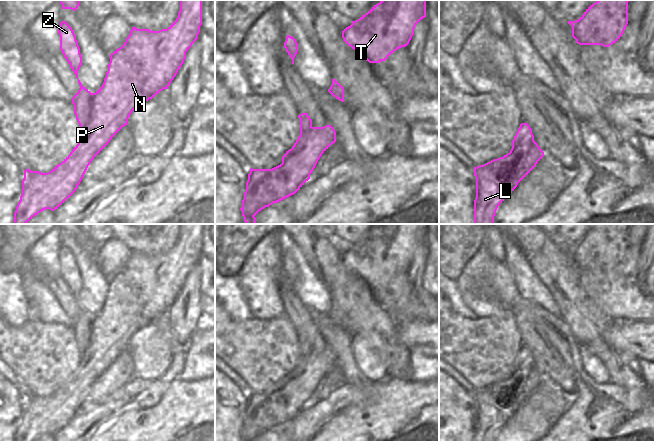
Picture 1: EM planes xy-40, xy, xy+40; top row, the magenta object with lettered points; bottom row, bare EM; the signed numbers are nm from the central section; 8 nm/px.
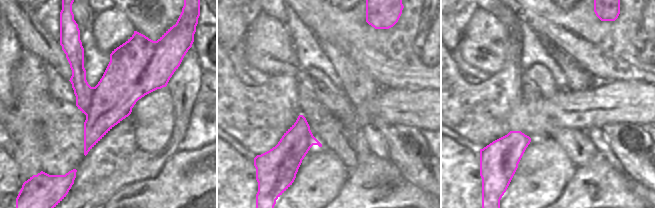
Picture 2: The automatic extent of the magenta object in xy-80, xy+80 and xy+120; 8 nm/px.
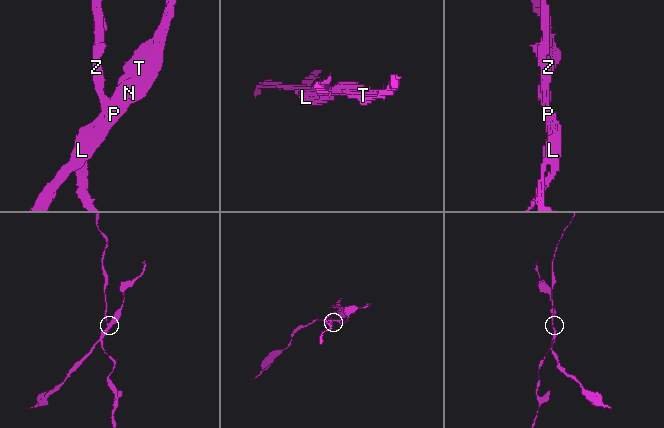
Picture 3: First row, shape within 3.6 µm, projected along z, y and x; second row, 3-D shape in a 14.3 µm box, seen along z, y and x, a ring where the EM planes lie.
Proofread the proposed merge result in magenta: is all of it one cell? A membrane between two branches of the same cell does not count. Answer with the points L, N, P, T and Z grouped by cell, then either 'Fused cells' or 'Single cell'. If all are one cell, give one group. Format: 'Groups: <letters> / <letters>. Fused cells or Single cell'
Groups: L Z / N P T. Fused cells.

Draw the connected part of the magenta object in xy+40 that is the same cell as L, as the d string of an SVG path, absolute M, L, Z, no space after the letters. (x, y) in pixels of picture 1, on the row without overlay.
M521 347L513 364L512 372L503 381L474 391L476 422L474 441L494 441L498 430L518 409L524 384L534 366L532 354Z

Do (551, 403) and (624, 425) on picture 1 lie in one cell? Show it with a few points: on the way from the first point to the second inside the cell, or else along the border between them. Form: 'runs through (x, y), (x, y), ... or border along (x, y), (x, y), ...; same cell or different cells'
border along (571, 404), (552, 426); different cells

